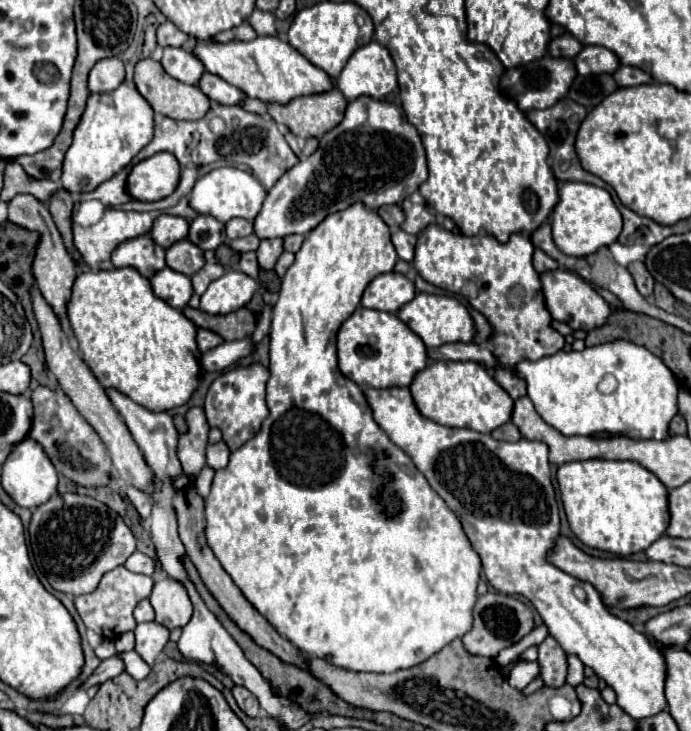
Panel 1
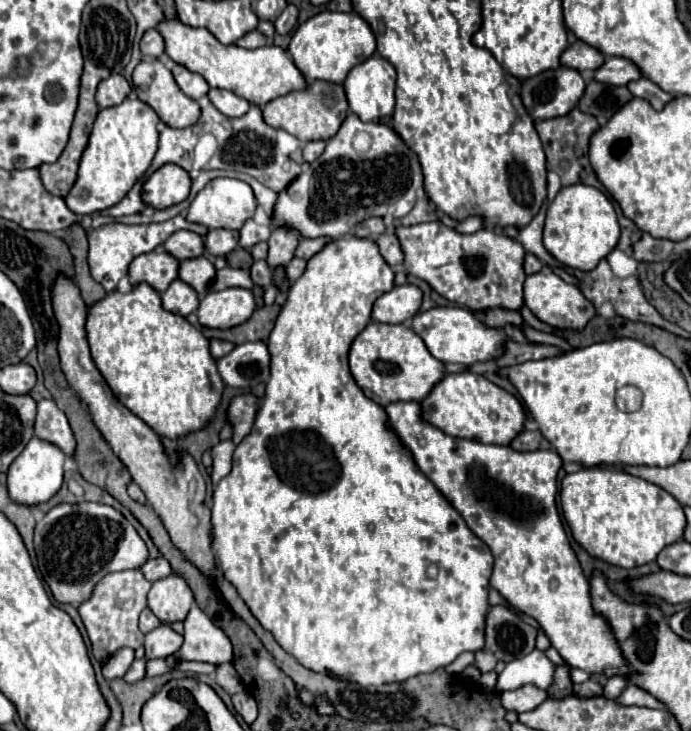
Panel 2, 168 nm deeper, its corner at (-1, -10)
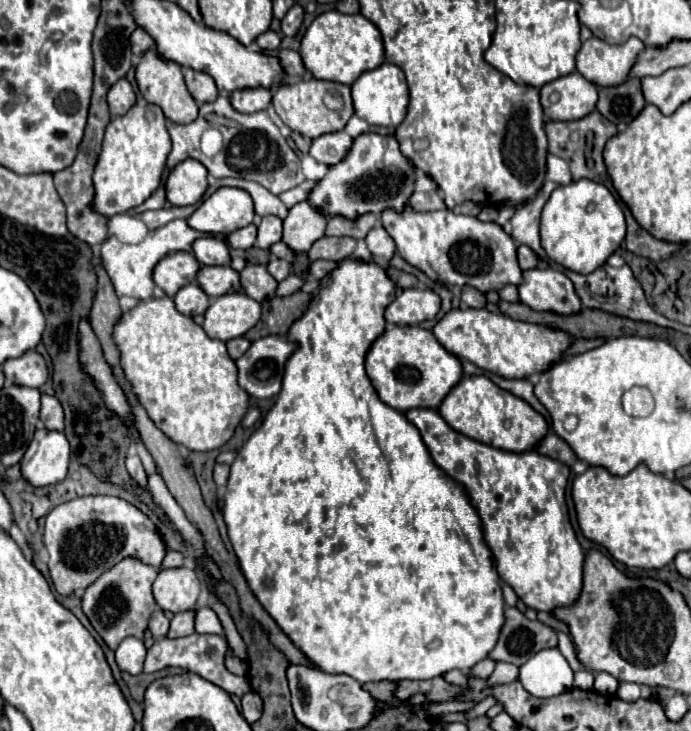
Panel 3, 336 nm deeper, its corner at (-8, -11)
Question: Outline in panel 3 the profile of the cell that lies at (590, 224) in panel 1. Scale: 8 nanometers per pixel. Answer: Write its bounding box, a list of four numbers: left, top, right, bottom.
[540,180,626,274]

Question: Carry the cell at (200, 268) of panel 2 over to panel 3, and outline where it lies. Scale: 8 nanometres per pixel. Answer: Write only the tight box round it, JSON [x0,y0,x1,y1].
[198,266,242,298]

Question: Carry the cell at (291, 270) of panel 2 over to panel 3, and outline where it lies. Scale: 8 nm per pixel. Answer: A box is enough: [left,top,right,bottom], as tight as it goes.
[310,260,338,280]

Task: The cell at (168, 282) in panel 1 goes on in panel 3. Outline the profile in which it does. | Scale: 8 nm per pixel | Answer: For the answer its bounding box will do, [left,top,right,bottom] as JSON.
[174,284,210,316]

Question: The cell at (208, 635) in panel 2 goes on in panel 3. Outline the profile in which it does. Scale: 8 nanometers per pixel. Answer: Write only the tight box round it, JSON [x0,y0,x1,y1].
[196,606,224,634]

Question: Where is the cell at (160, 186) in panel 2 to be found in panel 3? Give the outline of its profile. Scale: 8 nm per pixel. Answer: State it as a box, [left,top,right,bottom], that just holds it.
[166,160,208,206]

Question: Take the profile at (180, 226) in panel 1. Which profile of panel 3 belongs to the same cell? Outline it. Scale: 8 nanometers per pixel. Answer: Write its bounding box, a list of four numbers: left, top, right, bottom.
[192,236,232,266]

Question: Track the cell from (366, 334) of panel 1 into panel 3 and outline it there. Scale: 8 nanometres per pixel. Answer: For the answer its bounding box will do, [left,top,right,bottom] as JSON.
[366,326,460,412]

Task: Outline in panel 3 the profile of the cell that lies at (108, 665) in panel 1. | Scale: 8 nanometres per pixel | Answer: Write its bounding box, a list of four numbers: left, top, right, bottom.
[144,632,250,698]

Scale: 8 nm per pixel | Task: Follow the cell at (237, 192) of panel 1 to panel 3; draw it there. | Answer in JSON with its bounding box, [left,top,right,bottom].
[188,188,254,234]

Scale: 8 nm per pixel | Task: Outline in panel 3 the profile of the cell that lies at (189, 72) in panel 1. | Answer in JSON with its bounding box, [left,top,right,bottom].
[182,68,218,104]

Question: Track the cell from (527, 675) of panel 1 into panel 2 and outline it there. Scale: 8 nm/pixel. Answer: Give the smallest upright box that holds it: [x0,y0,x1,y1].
[501,685,547,713]

